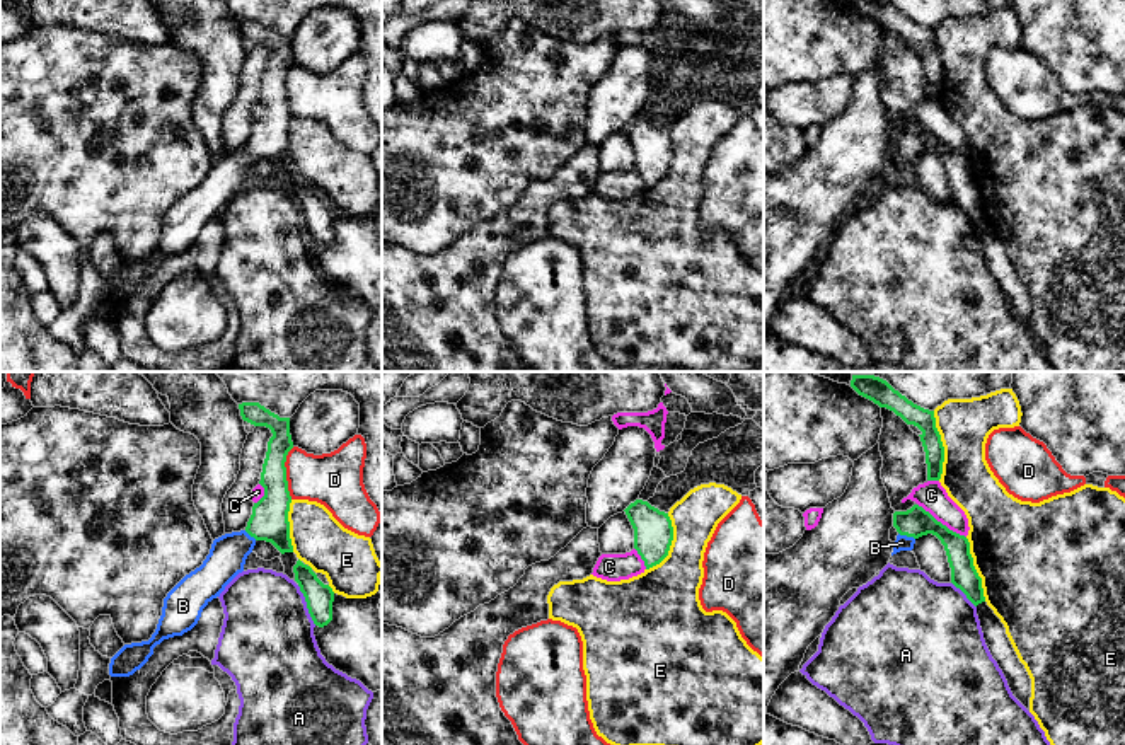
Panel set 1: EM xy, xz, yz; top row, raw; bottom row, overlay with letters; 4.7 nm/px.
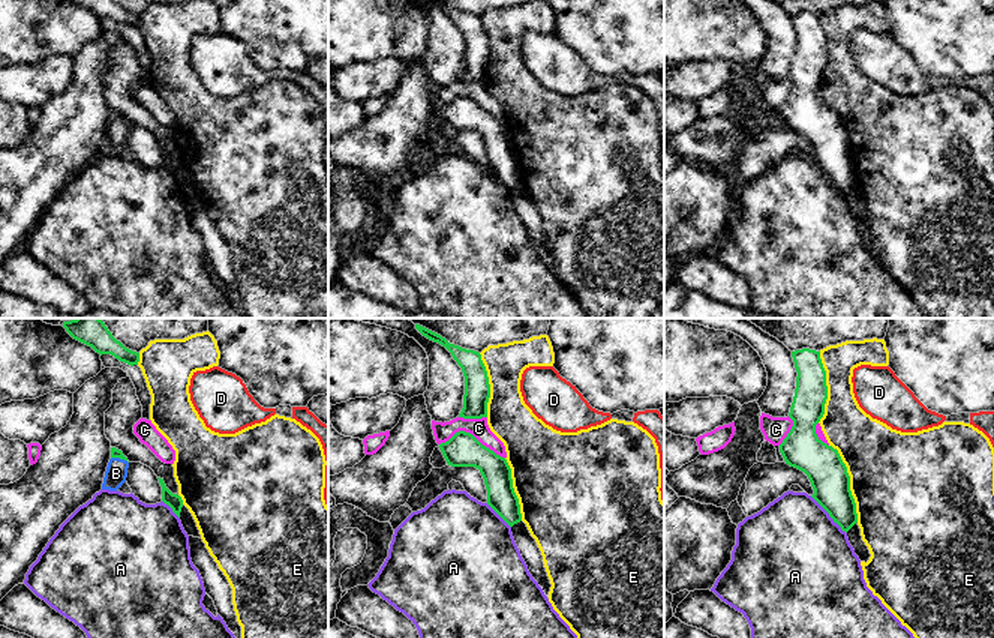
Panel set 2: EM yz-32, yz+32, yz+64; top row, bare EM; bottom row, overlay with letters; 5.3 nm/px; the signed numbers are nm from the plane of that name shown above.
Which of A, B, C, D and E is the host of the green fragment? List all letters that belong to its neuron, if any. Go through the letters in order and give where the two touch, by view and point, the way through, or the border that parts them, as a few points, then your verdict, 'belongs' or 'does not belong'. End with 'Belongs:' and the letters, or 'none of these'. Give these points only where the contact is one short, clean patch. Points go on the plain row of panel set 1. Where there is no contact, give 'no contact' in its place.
A: xy (307, 224) | does not belong
B: yz (907, 154) | across yz (916, 140), (907, 154), (902, 161) | belongs
C: yz (940, 140) | along yz (917, 121), (965, 155) | does not belong
D: xy (285, 91) | does not belong
E: yz (941, 63) | does not belong
Belongs: B

